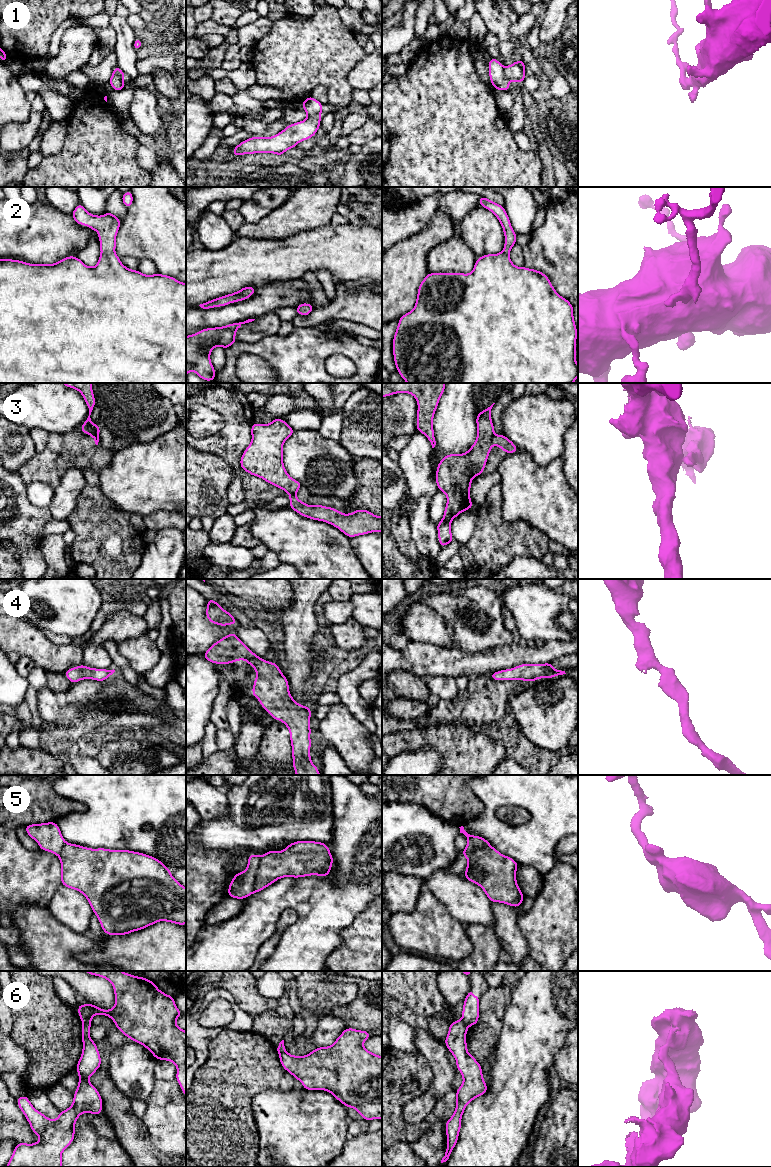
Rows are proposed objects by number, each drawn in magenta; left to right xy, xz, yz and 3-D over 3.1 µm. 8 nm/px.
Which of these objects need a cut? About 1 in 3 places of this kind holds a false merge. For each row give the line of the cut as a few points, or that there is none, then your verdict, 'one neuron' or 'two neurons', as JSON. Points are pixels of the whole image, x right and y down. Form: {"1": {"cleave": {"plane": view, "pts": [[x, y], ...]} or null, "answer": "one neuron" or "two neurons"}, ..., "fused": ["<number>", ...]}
{"1": {"cleave": {"plane": "yz", "pts": [[503, 67], [503, 72], [509, 80]]}, "answer": "two neurons"}, "2": {"cleave": null, "answer": "one neuron"}, "3": {"cleave": {"plane": "yz", "pts": [[495, 435], [493, 443]]}, "answer": "two neurons"}, "4": {"cleave": null, "answer": "one neuron"}, "5": {"cleave": {"plane": "xz", "pts": [[261, 857], [255, 876], [253, 892]]}, "answer": "two neurons"}, "6": {"cleave": {"plane": "xy", "pts": [[82, 1020], [90, 1024]]}, "answer": "two neurons"}, "fused": ["1", "3", "5", "6"]}

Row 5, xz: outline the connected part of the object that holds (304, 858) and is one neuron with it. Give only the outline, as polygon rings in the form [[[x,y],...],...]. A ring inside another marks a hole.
[[[295,841],[283,851],[265,852],[260,858],[255,881],[257,893],[284,877],[299,878],[311,875],[326,877],[333,864],[327,844],[316,841]]]

